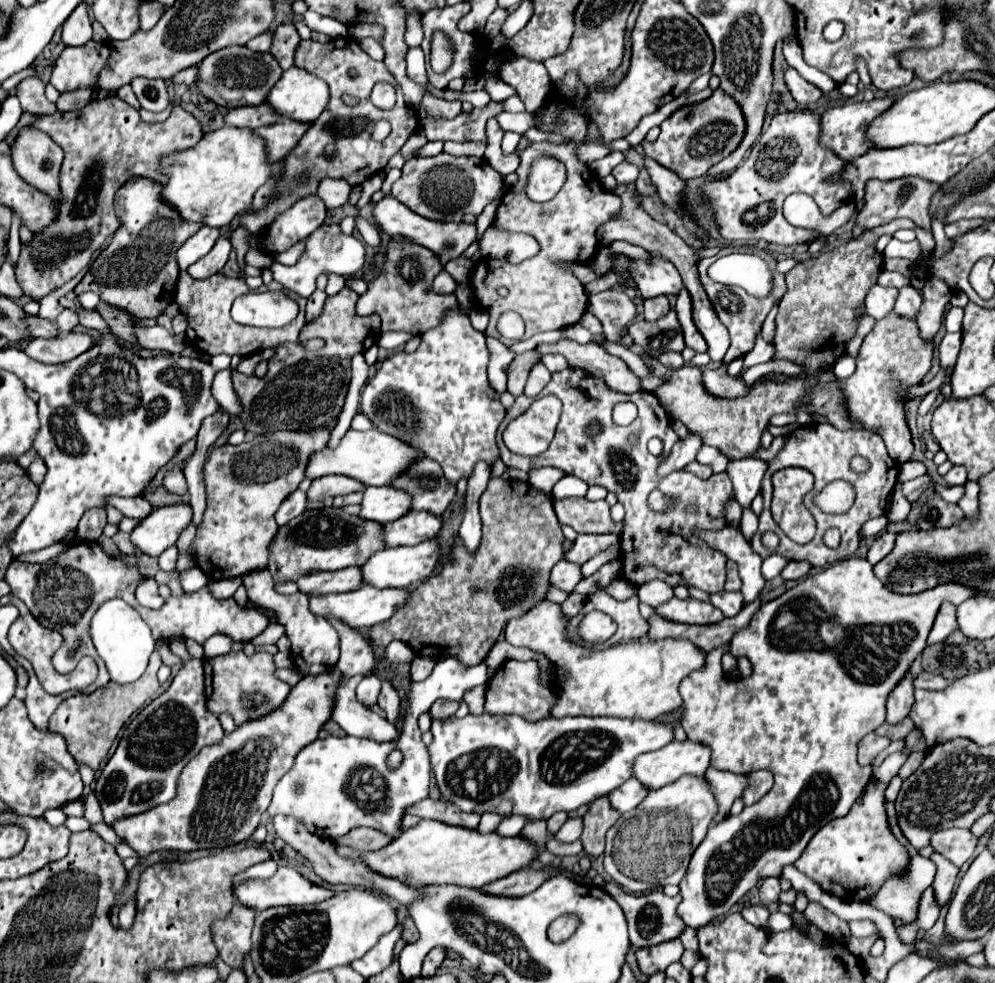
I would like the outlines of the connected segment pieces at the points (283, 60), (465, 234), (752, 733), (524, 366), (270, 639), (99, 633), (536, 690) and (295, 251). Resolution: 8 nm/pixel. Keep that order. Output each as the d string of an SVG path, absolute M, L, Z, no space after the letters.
M285 22L275 30L271 52L273 52L273 56L277 56L283 70L289 70L295 64L295 52L297 52L299 42L301 42L301 38L293 24Z
M385 196L381 202L377 202L375 206L375 220L377 224L391 236L403 236L403 238L409 238L417 244L421 244L430 250L433 250L441 262L445 264L447 260L451 258L457 258L461 256L467 246L471 242L475 242L477 234L475 234L475 224L463 224L463 222L438 222L432 221L415 212L411 212L409 208L405 208L405 204L401 204L399 200L393 200L393 196Z
M847 558L847 560L841 560L809 578L805 578L803 582L799 582L795 588L787 590L785 594L781 594L779 598L767 602L767 604L761 604L761 608L753 614L751 622L739 630L733 640L731 640L731 652L735 656L747 656L753 664L753 674L749 678L741 678L739 682L731 682L731 684L719 684L719 686L711 686L711 684L701 684L701 682L695 682L695 674L691 674L689 678L685 678L681 682L681 696L683 696L683 708L685 708L685 714L683 714L683 720L681 720L681 726L685 728L687 732L687 738L689 740L697 740L697 742L703 742L711 748L713 756L711 756L711 764L713 768L717 770L729 770L729 772L737 774L748 774L758 769L768 769L771 772L775 772L775 786L771 788L771 792L767 796L763 796L757 804L753 806L745 806L743 812L739 816L727 816L723 818L721 822L713 824L705 836L705 840L699 844L699 848L695 850L691 862L689 862L689 870L685 874L685 878L681 880L679 888L681 888L681 904L679 904L679 916L683 918L683 922L691 928L699 928L701 924L707 924L709 920L717 918L717 916L725 916L731 906L741 900L755 884L757 880L763 880L767 876L781 876L783 868L787 864L793 864L801 854L803 850L807 848L809 840L813 838L813 834L823 828L827 822L831 822L833 818L839 818L839 816L845 816L849 812L849 808L853 806L853 802L861 796L865 784L869 782L871 778L871 768L863 768L859 766L857 762L857 742L869 734L869 732L875 732L877 726L881 726L885 722L885 714L887 714L887 708L885 708L885 702L887 702L887 696L893 692L893 688L905 678L905 674L911 670L911 664L913 660L925 650L927 646L927 636L929 636L929 630L935 622L935 616L939 612L939 606L947 600L955 606L959 606L961 602L965 602L967 598L975 596L975 590L969 588L969 586L963 586L959 582L949 582L949 584L941 584L937 588L931 588L931 590L925 590L917 596L905 596L905 594L893 594L889 592L881 580L877 580L877 576L873 574L873 566L863 560L863 558Z
M529 350L529 352L523 352L523 354L517 354L515 360L511 362L509 366L509 380L507 380L507 390L517 396L523 392L525 388L525 382L527 382L527 376L529 376L529 370L541 360L541 354L537 350Z
M271 622L259 636L255 636L251 642L255 646L261 646L261 644L275 644L281 636L285 634L285 626L281 626L279 622Z
M120 598L108 600L93 614L89 636L93 640L97 654L103 658L111 674L111 680L117 684L129 684L137 680L145 672L149 656L155 650L155 640L149 628L145 626L145 622L141 620L141 616L137 614L137 610L131 608Z
M509 660L497 668L493 678L487 682L487 696L485 696L485 712L491 716L507 716L517 714L525 720L537 722L551 716L551 710L557 702L557 694L549 682L541 680L541 668L537 660L519 662Z
M305 240L297 242L293 248L289 248L287 252L283 252L281 256L277 256L277 262L287 264L287 266L293 266L293 264L296 264L297 260L303 256L303 254L305 254Z

